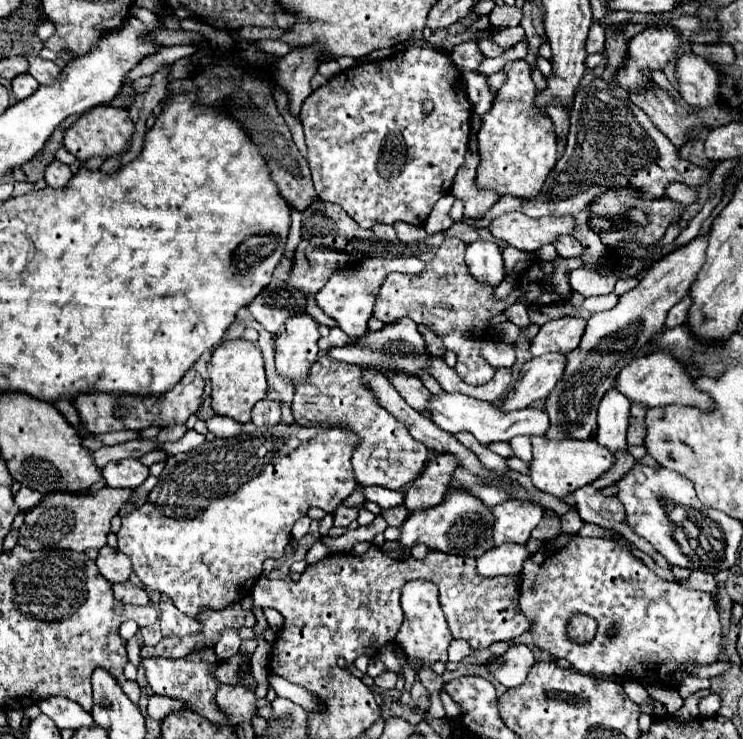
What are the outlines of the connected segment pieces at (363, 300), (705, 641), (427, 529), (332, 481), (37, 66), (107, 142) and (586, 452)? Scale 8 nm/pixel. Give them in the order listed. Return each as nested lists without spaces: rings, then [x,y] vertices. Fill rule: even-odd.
[[[356,258],[348,268],[332,272],[328,284],[324,284],[324,288],[320,288],[320,292],[316,294],[316,302],[328,316],[338,322],[340,330],[344,330],[350,338],[358,340],[360,336],[364,336],[364,332],[368,332],[368,320],[372,318],[374,302],[384,278],[390,272],[418,274],[420,270],[424,270],[424,262],[416,258]]]
[[[560,534],[560,538],[540,546],[524,564],[520,576],[520,606],[532,620],[530,634],[534,642],[556,658],[568,660],[576,672],[592,676],[634,676],[666,684],[666,678],[682,670],[686,662],[712,664],[718,660],[722,628],[718,610],[708,592],[690,590],[680,582],[668,582],[656,576],[626,546],[604,538],[580,538],[578,534]],[[574,614],[588,614],[598,620],[596,638],[590,644],[576,644],[566,636],[566,622]]]
[[[452,488],[440,504],[434,508],[424,508],[424,512],[414,512],[402,524],[402,546],[412,548],[414,544],[426,544],[428,548],[438,548],[448,554],[478,558],[488,552],[492,544],[492,510],[474,498],[464,488]]]
[[[280,422],[272,428],[248,424],[238,436],[216,438],[190,452],[170,456],[148,502],[122,518],[118,550],[130,558],[132,570],[144,586],[168,594],[186,616],[196,618],[200,608],[222,610],[232,602],[240,602],[260,578],[262,562],[284,554],[294,522],[306,516],[308,508],[318,506],[324,512],[334,512],[354,492],[356,478],[350,458],[356,444],[360,444],[360,438],[336,424],[300,426]]]
[[[24,54],[24,58],[30,62],[28,74],[34,76],[40,84],[52,84],[60,74],[60,66],[50,60],[42,60],[40,56],[32,56],[32,54]]]
[[[96,106],[84,112],[66,132],[64,132],[64,148],[74,154],[78,160],[88,160],[92,156],[114,156],[126,148],[134,132],[134,124],[124,108],[114,106]]]
[[[532,436],[530,442],[532,442],[532,448],[534,448],[534,460],[530,462],[530,478],[532,478],[532,482],[534,482],[534,486],[538,490],[542,490],[546,494],[552,494],[556,498],[564,498],[568,494],[568,488],[572,492],[572,488],[578,486],[578,482],[576,482],[578,476],[584,478],[582,486],[588,486],[594,480],[598,480],[602,474],[606,474],[614,466],[614,462],[616,462],[614,454],[608,452],[608,448],[596,444],[594,438],[590,438],[590,440],[558,440],[558,442],[548,442],[544,438]]]

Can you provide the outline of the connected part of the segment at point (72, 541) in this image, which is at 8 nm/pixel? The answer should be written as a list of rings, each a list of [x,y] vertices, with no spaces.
[[[104,486],[96,494],[94,492],[78,492],[76,496],[68,492],[52,492],[42,498],[42,502],[26,514],[24,526],[18,530],[18,544],[28,550],[40,548],[72,548],[84,552],[88,548],[100,550],[106,544],[106,536],[110,530],[110,520],[120,512],[120,508],[130,502],[134,490],[128,488],[110,488]]]

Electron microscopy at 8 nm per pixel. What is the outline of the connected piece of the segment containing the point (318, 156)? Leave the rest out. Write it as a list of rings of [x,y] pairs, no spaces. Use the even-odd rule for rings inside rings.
[[[422,40],[422,48],[408,48],[404,52],[396,52],[390,58],[384,60],[376,60],[376,62],[360,62],[354,68],[348,68],[344,72],[340,72],[338,76],[330,78],[324,86],[320,86],[318,90],[314,90],[302,104],[302,112],[300,112],[300,120],[304,126],[304,134],[306,134],[306,146],[308,146],[308,164],[310,164],[310,172],[312,172],[312,180],[314,180],[314,188],[318,192],[318,198],[324,202],[332,202],[338,204],[358,226],[362,228],[372,228],[374,224],[394,224],[396,220],[408,222],[408,224],[416,224],[422,226],[424,220],[430,216],[434,204],[450,192],[452,180],[458,172],[458,168],[464,164],[464,154],[468,148],[468,138],[470,138],[470,114],[472,114],[472,106],[468,102],[468,98],[464,96],[462,90],[462,82],[458,76],[456,66],[452,64],[450,56],[428,48]],[[424,100],[432,100],[434,102],[434,110],[426,116],[422,112],[422,102]]]

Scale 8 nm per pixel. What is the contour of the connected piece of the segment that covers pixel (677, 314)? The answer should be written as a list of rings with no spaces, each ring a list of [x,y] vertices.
[[[688,296],[682,302],[678,302],[676,306],[672,306],[668,316],[666,316],[666,328],[674,328],[676,324],[684,324],[688,308],[690,308],[690,298]]]

